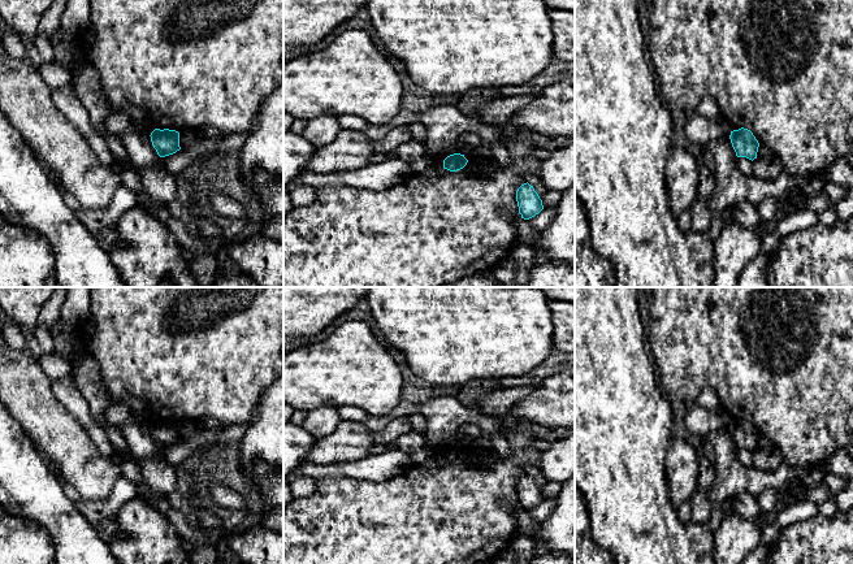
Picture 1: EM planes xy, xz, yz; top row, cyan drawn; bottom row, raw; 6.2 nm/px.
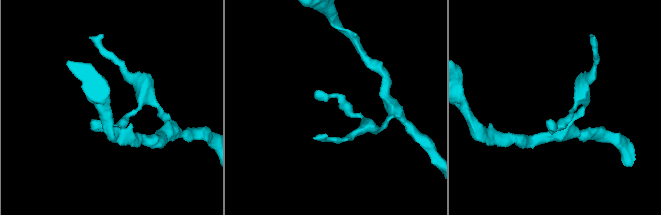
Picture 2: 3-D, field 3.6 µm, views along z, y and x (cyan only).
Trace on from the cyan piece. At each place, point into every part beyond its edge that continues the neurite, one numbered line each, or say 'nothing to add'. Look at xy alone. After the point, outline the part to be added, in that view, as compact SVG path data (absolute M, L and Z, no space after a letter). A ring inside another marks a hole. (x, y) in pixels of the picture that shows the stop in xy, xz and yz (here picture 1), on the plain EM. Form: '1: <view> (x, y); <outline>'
nothing to add

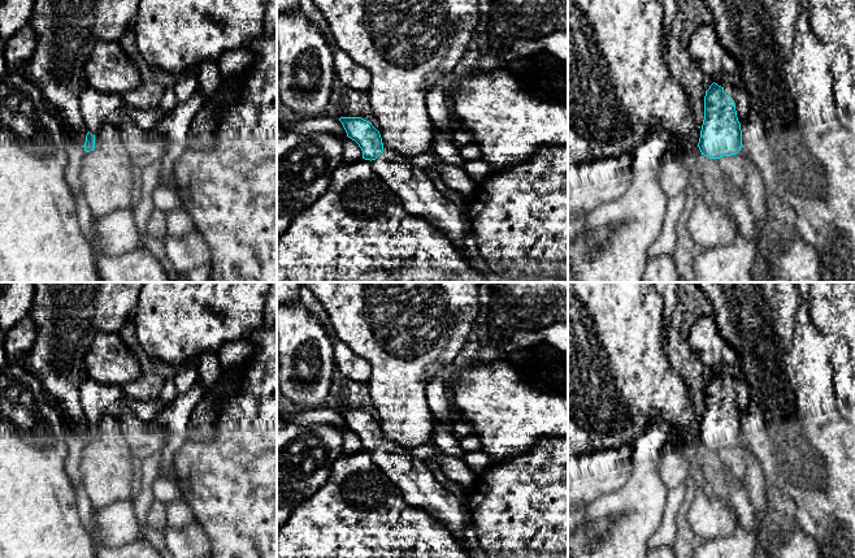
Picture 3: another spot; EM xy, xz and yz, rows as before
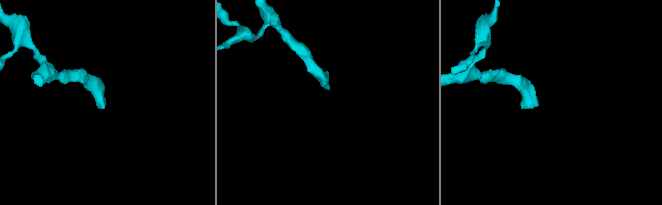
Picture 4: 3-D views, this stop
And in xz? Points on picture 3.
1: xz (420, 488); M386 440L372 451L372 459L399 488L409 506L437 518L463 544L465 531L472 525L466 499L448 492L425 460L412 455L407 447Z

